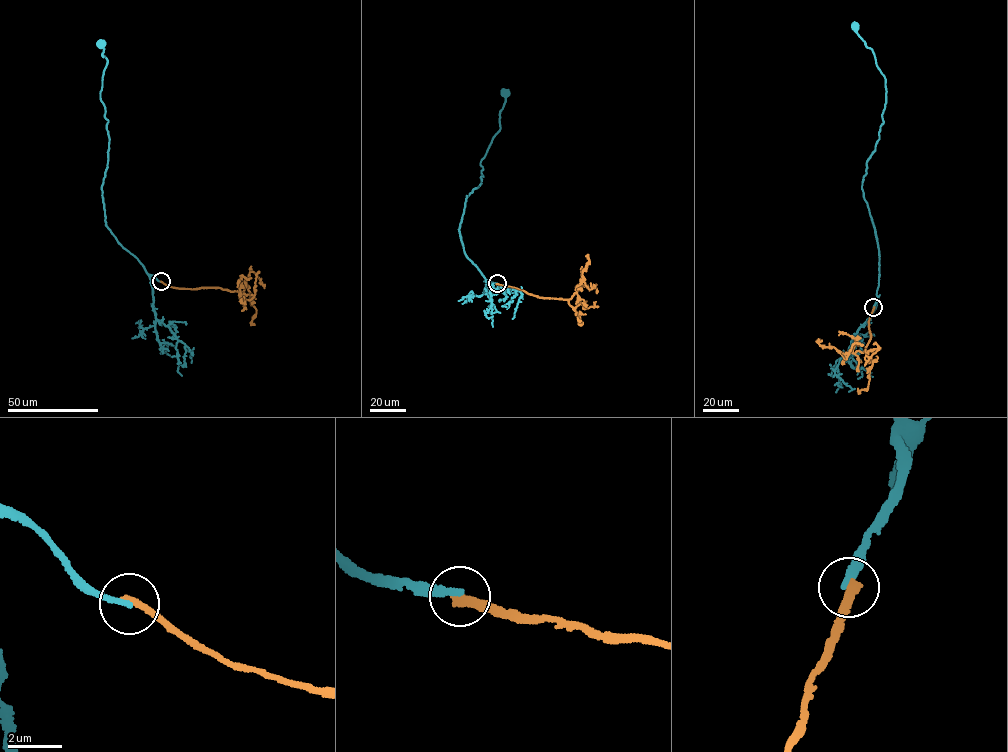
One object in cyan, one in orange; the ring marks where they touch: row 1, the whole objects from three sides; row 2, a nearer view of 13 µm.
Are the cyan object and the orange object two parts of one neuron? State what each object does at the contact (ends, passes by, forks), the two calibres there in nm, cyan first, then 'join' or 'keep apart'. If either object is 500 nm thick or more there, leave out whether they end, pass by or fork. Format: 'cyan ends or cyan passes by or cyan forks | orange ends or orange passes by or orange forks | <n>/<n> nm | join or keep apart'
cyan ends | orange ends | 240/300 nm | keep apart

